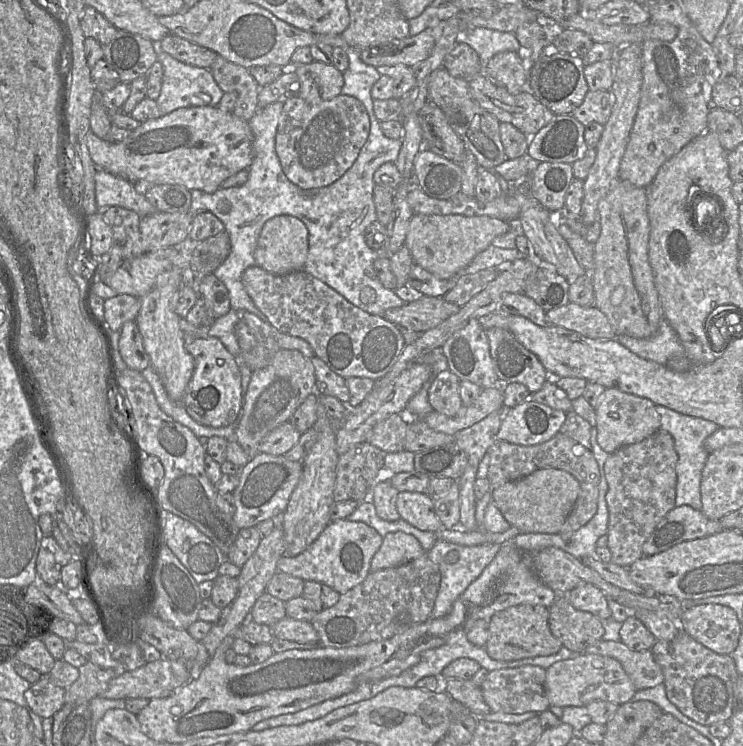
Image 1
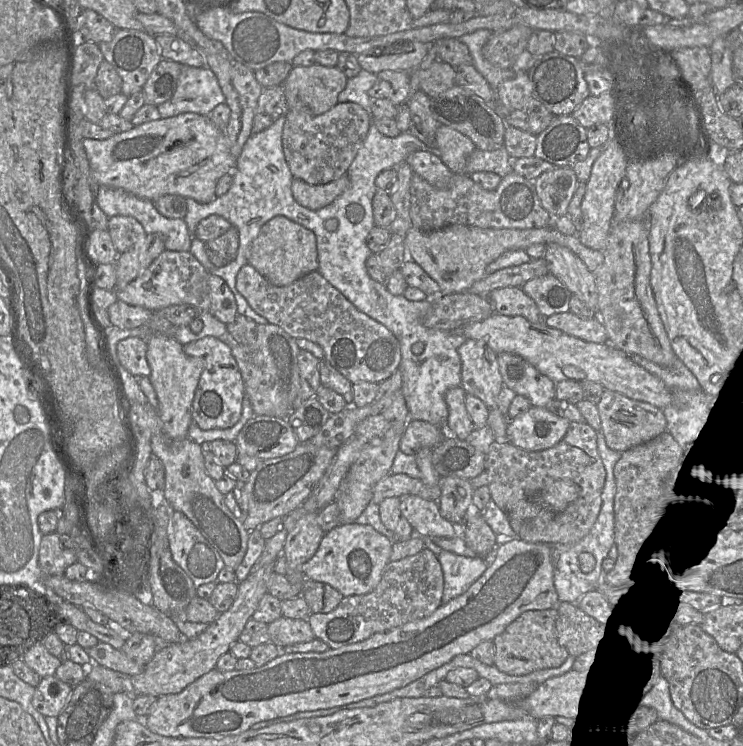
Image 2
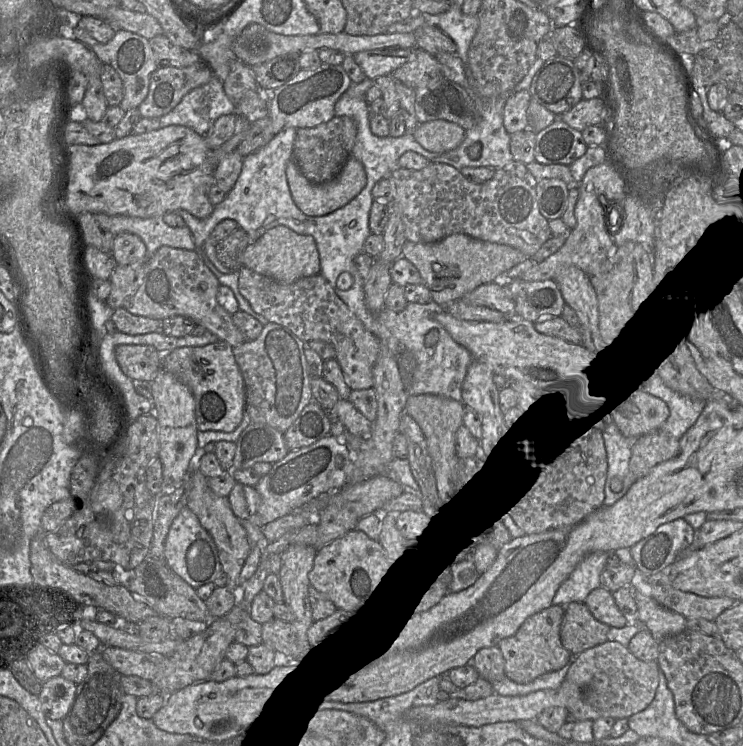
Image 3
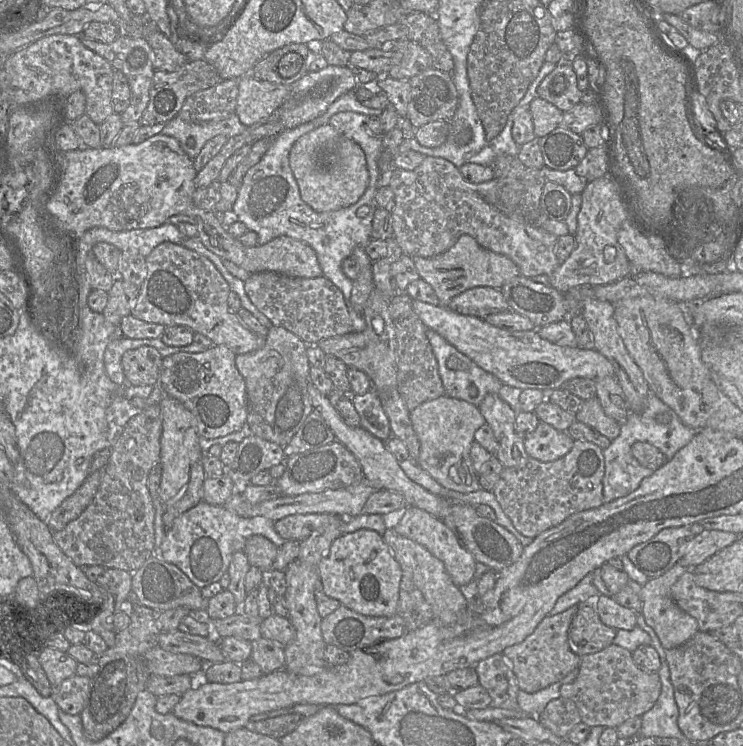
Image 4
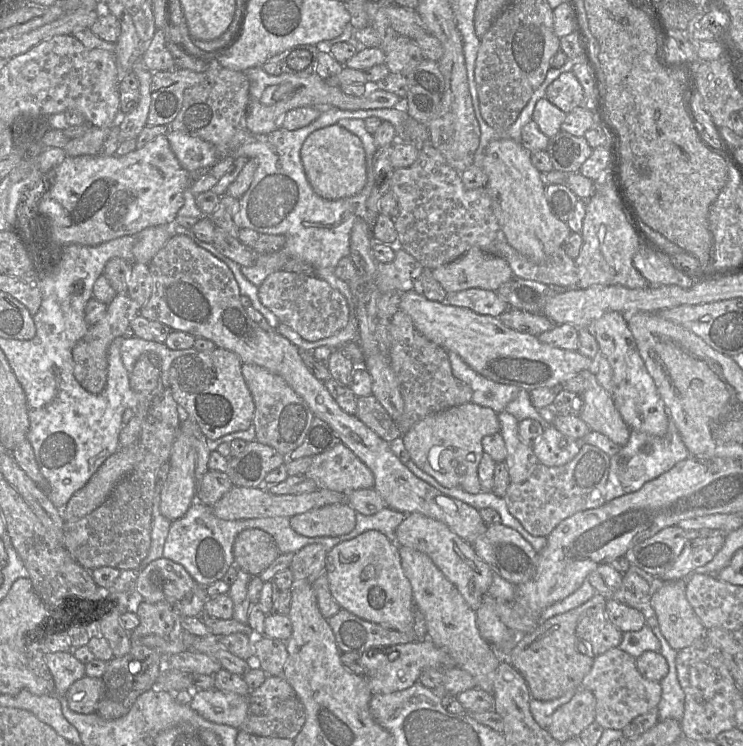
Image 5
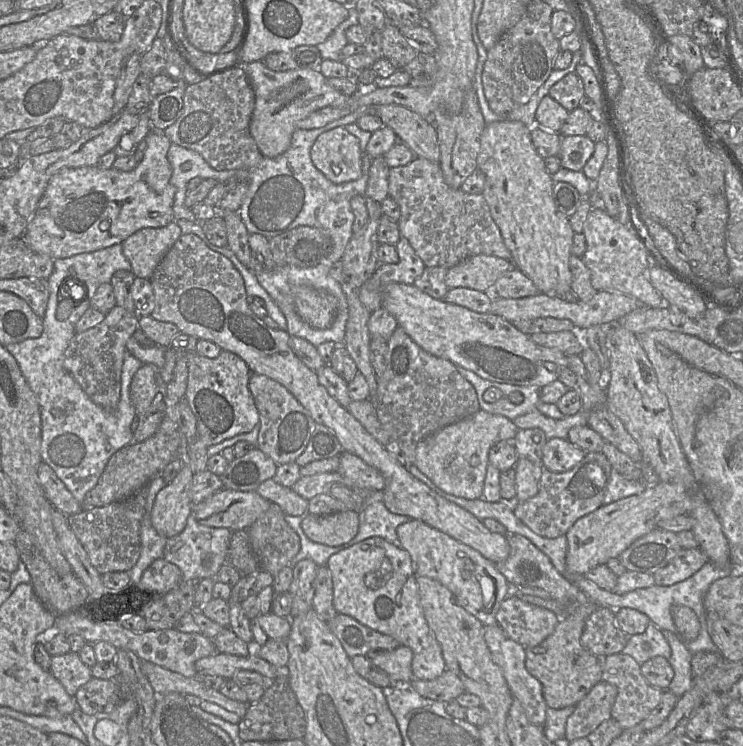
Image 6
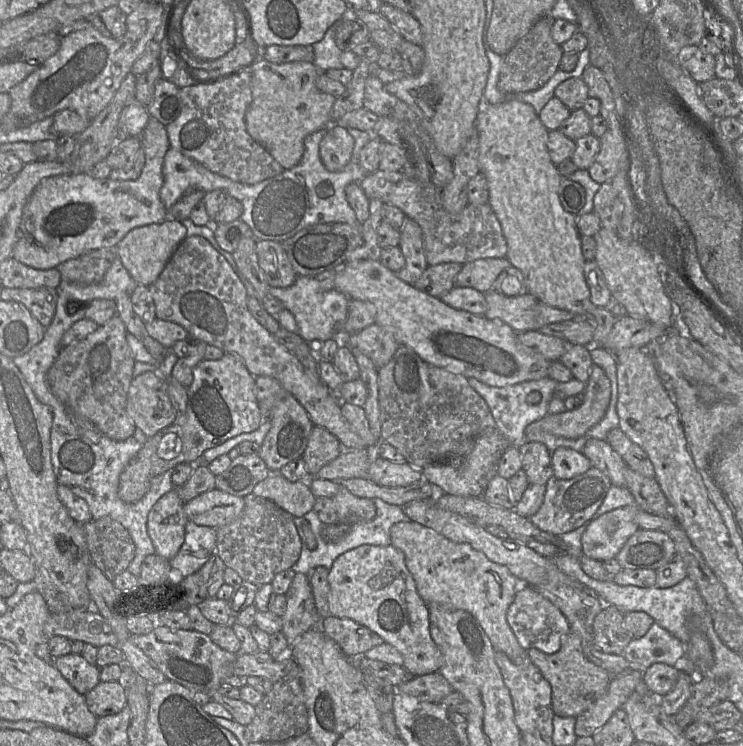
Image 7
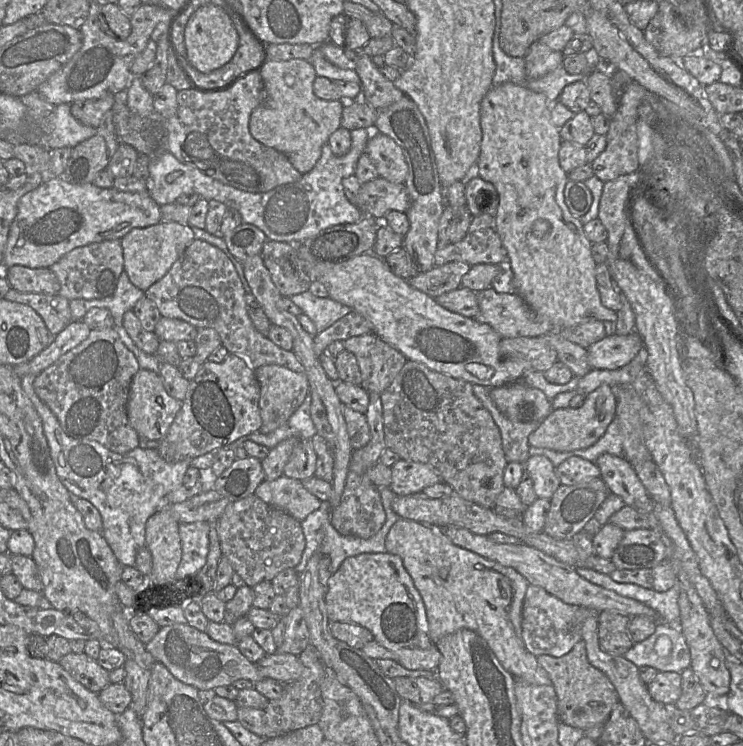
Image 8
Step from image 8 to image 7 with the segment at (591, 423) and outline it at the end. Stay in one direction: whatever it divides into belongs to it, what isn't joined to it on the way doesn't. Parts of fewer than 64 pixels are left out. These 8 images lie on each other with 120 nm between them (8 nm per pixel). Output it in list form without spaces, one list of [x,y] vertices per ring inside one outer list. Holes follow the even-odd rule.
[[[597,365],[591,367],[580,406],[558,414],[547,414],[526,426],[525,434],[546,432],[558,437],[577,439],[598,424],[606,414],[611,400],[611,384]]]

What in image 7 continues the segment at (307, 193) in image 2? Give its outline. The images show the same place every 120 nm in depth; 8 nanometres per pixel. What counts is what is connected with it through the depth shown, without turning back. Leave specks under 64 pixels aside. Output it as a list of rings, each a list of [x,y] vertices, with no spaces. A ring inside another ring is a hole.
[[[330,125],[319,144],[319,155],[325,168],[331,172],[343,170],[351,159],[354,143],[346,127]]]

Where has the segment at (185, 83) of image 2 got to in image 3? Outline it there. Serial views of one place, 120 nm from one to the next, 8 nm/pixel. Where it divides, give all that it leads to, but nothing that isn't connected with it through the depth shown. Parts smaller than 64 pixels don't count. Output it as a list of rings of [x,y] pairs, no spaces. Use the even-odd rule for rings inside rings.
[[[216,76],[187,93],[168,114],[159,118],[161,128],[180,125],[205,136],[217,118],[235,114],[236,106],[225,94],[223,82]]]

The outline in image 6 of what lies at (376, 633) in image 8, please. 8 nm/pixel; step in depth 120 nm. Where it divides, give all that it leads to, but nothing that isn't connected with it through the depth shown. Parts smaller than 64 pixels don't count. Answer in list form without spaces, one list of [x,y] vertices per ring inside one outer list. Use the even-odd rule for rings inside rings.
[[[370,537],[329,557],[327,567],[333,582],[333,606],[337,613],[351,616],[361,624],[396,639],[413,652],[411,664],[414,679],[433,680],[444,672],[441,646],[435,639],[420,605],[414,566],[409,553],[381,537]]]

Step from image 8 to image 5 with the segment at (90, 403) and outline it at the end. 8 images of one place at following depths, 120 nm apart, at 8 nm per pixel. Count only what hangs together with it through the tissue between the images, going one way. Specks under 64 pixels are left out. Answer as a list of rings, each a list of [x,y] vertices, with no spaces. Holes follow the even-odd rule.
[[[116,294],[108,304],[105,315],[93,325],[89,325],[86,334],[72,349],[74,376],[78,383],[88,392],[100,393],[107,381],[108,349],[112,341],[121,337],[129,327],[130,321],[139,315],[139,306],[128,294]]]

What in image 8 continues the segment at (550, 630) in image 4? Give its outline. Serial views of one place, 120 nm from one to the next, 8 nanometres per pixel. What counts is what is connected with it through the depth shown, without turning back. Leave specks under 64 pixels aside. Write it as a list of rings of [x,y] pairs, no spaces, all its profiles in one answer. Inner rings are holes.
[[[583,640],[576,643],[570,652],[561,657],[540,655],[537,656],[537,661],[548,673],[555,689],[561,722],[581,730],[604,725],[619,703],[619,696],[608,677],[588,661]]]

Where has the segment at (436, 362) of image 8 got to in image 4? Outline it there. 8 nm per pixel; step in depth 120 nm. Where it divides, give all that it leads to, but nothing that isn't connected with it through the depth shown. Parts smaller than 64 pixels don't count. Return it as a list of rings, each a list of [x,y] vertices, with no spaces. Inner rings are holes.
[[[413,300],[415,313],[428,329],[437,332],[483,370],[496,376],[503,384],[523,389],[539,389],[545,393],[559,389],[570,379],[583,377],[595,380],[615,376],[611,362],[594,348],[568,347],[543,339],[538,329],[513,331],[488,323],[485,319],[462,315],[447,306]]]

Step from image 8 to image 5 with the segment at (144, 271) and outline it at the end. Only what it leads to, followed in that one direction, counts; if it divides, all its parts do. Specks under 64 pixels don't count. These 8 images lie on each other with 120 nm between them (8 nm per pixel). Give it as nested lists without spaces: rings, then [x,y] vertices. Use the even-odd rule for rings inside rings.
[[[174,221],[168,225],[150,226],[134,234],[133,245],[134,261],[149,264],[157,252],[164,247],[167,241],[175,234]]]

